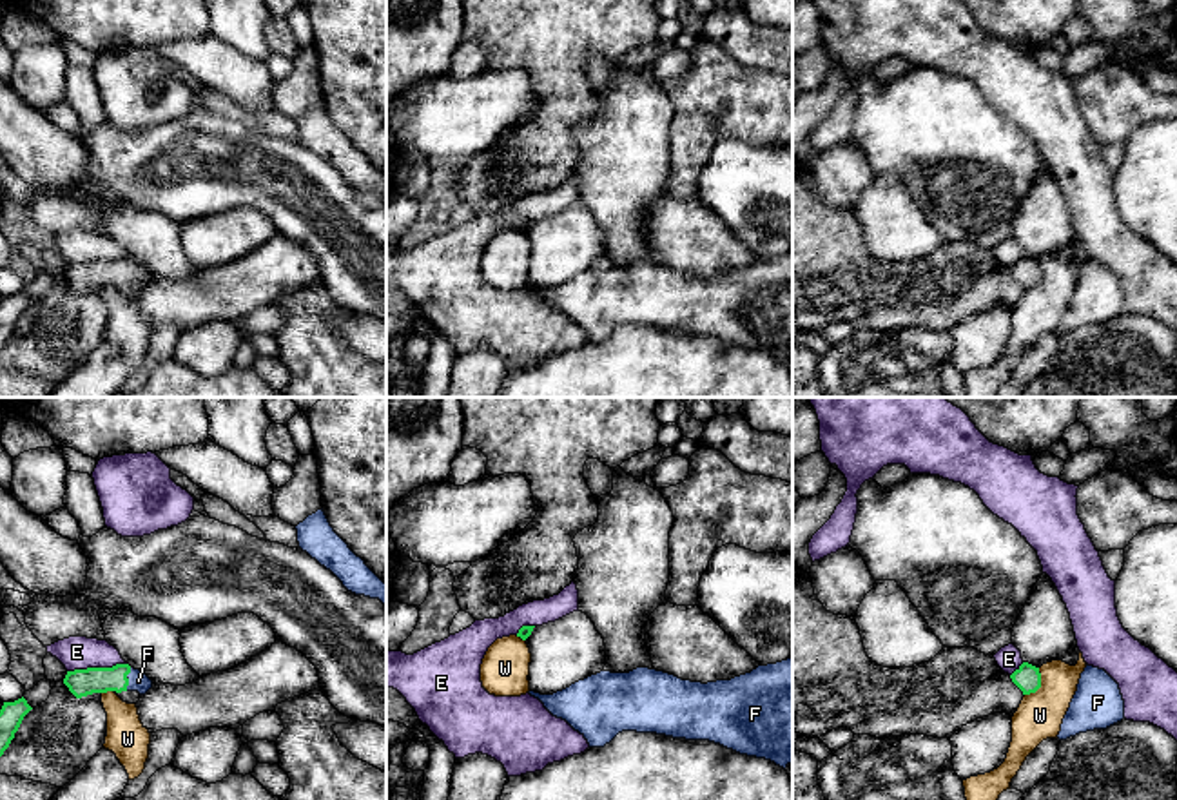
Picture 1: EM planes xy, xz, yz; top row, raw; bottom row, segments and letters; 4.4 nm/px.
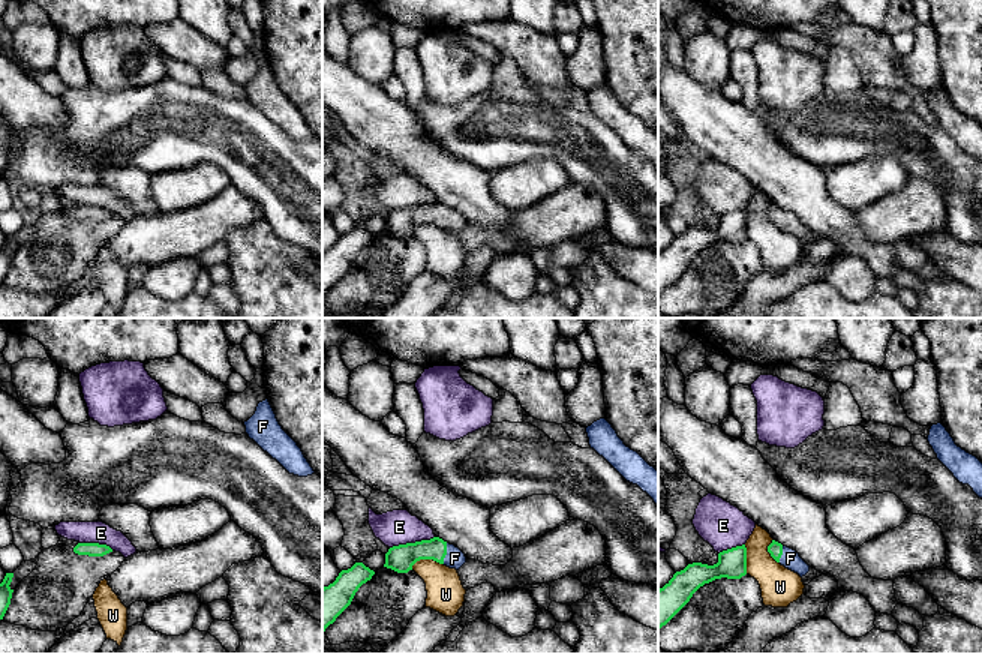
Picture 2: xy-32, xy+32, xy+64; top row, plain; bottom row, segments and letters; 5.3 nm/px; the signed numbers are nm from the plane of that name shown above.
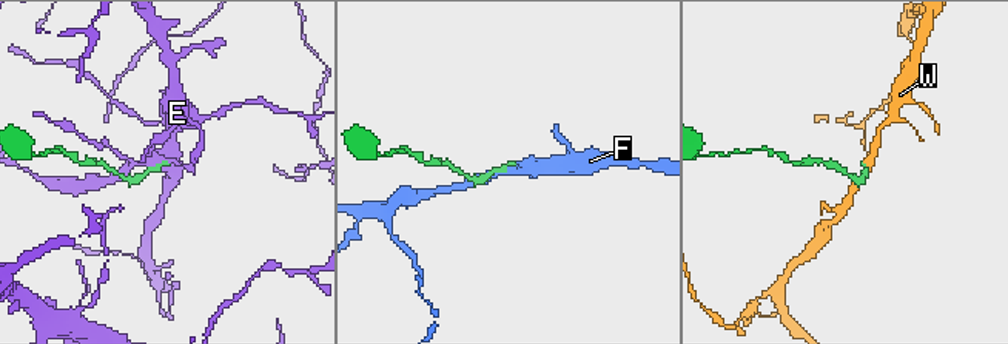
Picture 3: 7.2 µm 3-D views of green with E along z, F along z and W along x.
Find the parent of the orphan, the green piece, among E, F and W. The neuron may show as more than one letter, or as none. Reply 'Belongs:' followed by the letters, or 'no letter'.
Belongs: F

